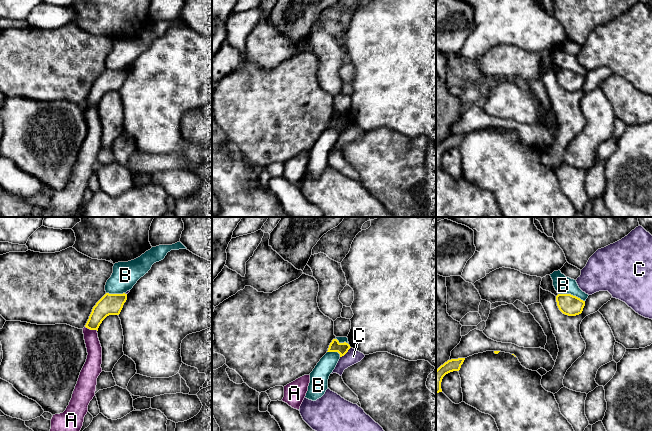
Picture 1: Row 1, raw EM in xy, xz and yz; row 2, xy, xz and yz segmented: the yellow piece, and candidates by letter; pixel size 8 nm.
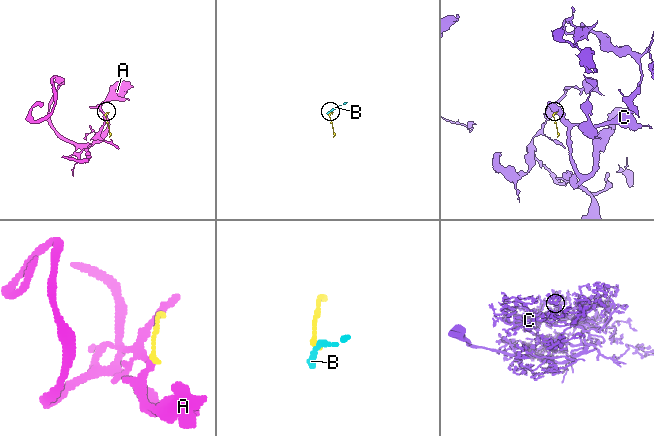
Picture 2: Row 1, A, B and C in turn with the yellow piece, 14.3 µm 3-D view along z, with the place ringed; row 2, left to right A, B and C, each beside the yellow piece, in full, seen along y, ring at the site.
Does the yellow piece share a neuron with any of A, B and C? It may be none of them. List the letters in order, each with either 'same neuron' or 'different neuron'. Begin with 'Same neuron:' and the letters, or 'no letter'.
Same neuron: no letter
A: different neuron
B: different neuron
C: different neuron

